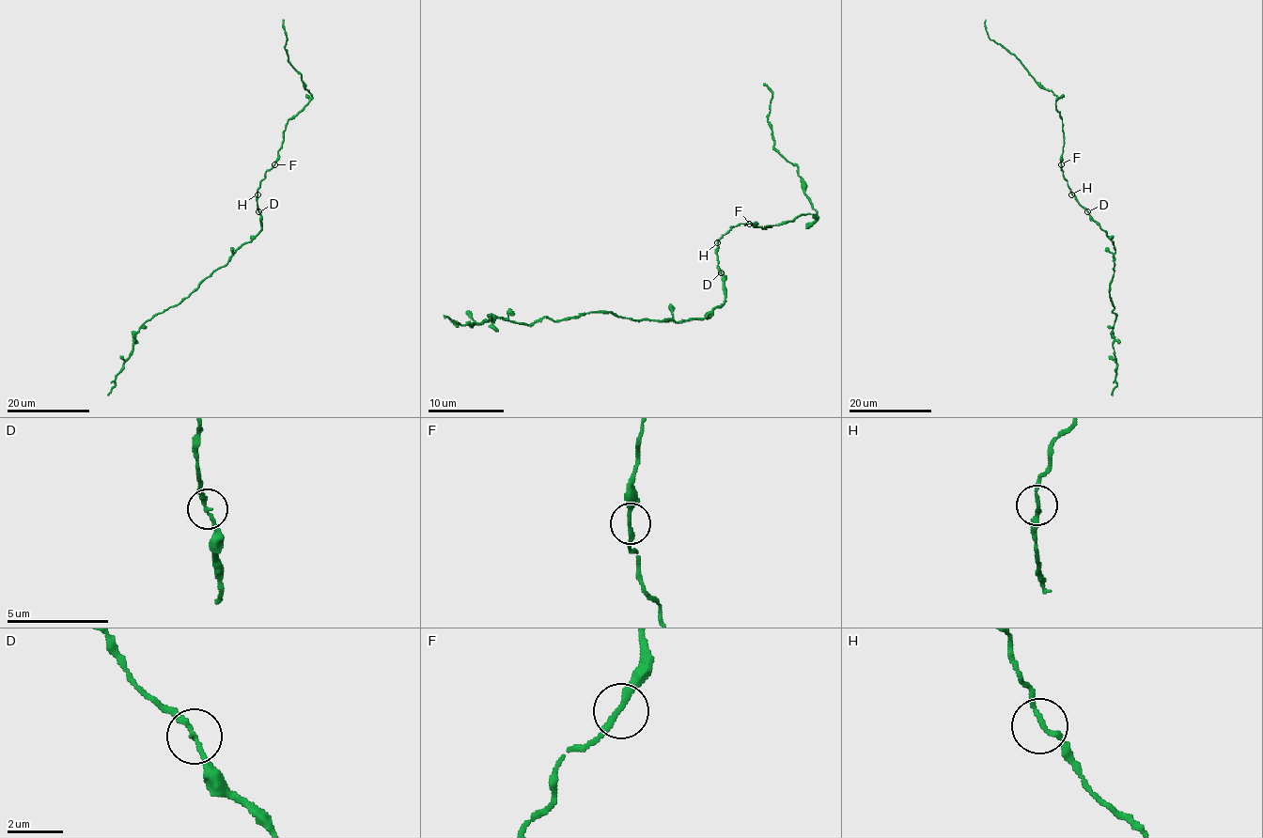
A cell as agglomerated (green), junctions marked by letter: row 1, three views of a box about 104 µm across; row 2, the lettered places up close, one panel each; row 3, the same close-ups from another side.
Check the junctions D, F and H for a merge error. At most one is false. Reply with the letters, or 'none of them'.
none of them

